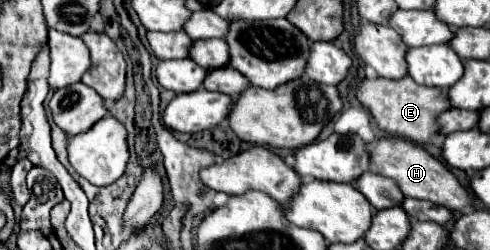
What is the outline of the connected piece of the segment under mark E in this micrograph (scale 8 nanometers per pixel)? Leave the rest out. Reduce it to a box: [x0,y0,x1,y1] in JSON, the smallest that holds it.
[356,75,450,143]

